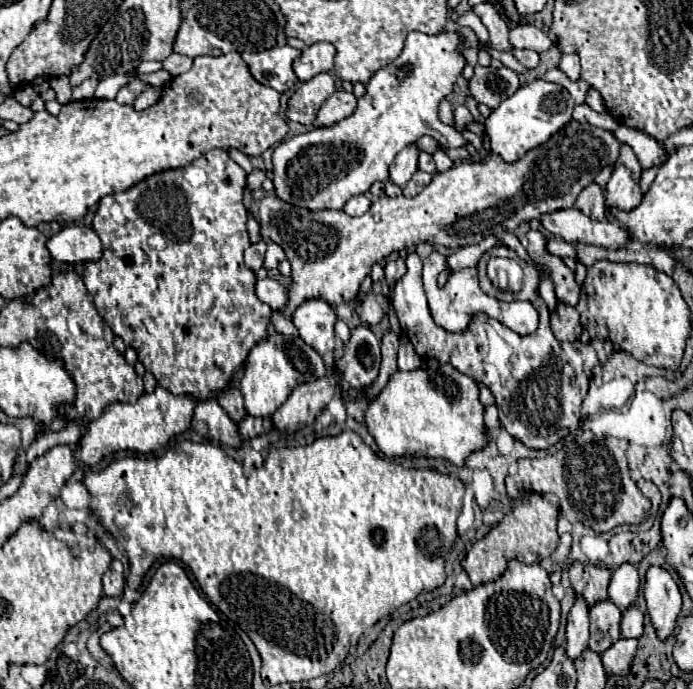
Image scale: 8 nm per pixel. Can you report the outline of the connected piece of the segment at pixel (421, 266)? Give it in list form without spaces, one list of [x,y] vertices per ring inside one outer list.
[[[497,246],[489,250],[487,254],[483,254],[477,264],[479,278],[481,278],[481,290],[485,294],[495,294],[495,298],[499,300],[511,300],[511,292],[503,292],[495,288],[491,280],[487,278],[487,260],[493,256],[511,258],[523,266],[525,286],[521,292],[515,294],[515,300],[527,300],[537,308],[539,312],[537,332],[529,336],[519,336],[497,320],[493,324],[487,316],[477,316],[475,320],[471,320],[467,330],[461,334],[445,332],[443,328],[439,328],[429,314],[425,288],[423,288],[428,275],[434,277],[447,268],[447,258],[439,252],[433,252],[423,262],[417,254],[407,256],[407,272],[395,284],[391,302],[401,322],[401,330],[407,334],[407,338],[411,340],[419,356],[435,356],[443,364],[449,362],[461,374],[467,374],[477,382],[483,382],[495,396],[501,426],[513,438],[521,440],[527,448],[547,450],[549,446],[557,444],[561,438],[565,438],[567,434],[579,428],[581,404],[583,404],[583,398],[587,396],[591,370],[595,364],[603,364],[615,348],[609,340],[597,340],[597,338],[591,340],[589,344],[571,342],[571,364],[569,364],[563,358],[563,352],[565,352],[563,344],[553,336],[553,332],[549,332],[549,312],[547,312],[549,308],[537,294],[537,288],[539,288],[537,268],[529,266],[507,246]]]

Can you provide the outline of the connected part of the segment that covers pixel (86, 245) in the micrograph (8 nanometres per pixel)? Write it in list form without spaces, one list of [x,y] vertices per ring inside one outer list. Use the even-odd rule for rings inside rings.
[[[67,224],[47,240],[47,250],[57,262],[81,264],[101,258],[101,240],[89,226]]]

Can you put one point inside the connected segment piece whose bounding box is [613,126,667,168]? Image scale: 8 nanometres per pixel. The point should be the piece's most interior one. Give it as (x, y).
(649, 153)

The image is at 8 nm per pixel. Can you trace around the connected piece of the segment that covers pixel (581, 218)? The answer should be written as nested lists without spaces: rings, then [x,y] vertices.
[[[563,208],[541,216],[541,224],[547,232],[567,242],[587,242],[595,246],[605,246],[617,250],[625,240],[629,240],[627,230],[611,220],[593,220],[585,216],[579,208]]]

